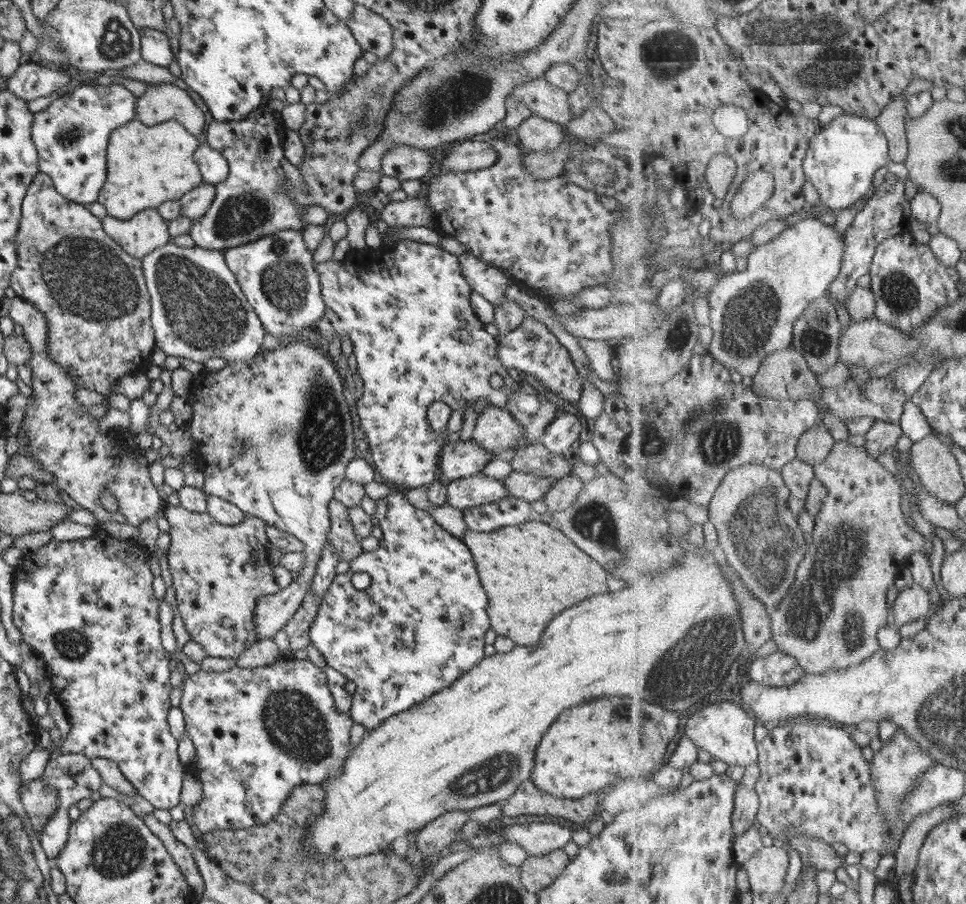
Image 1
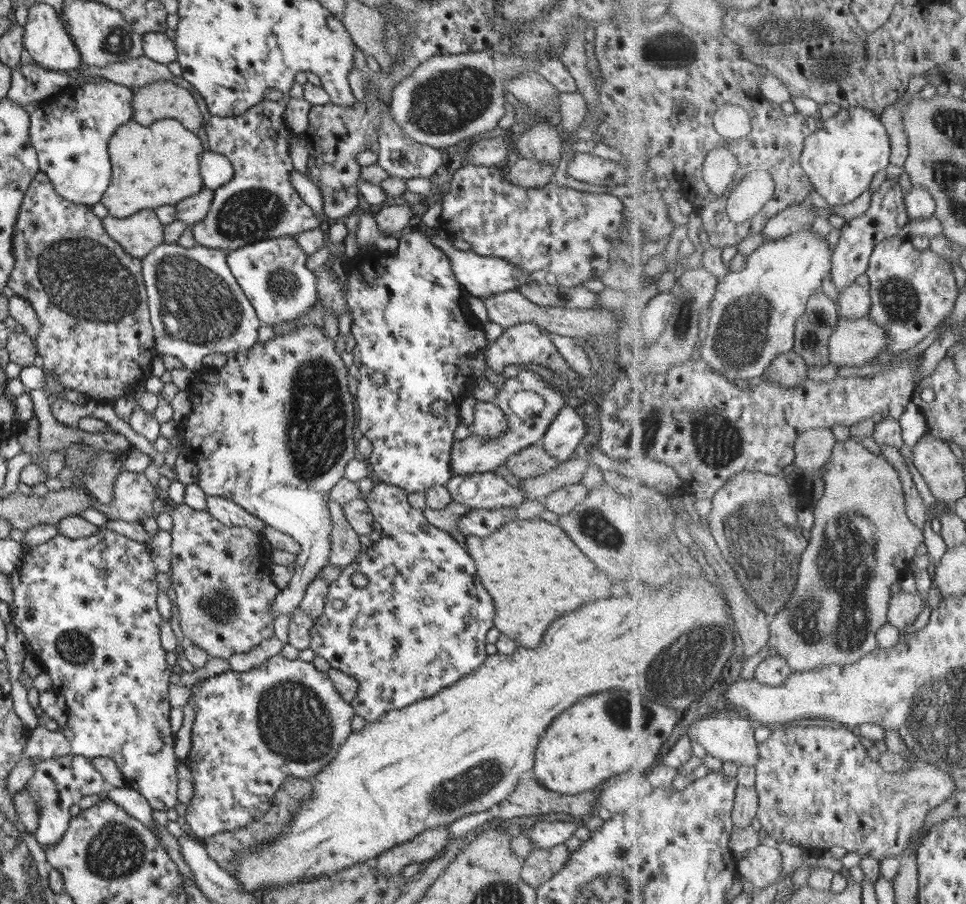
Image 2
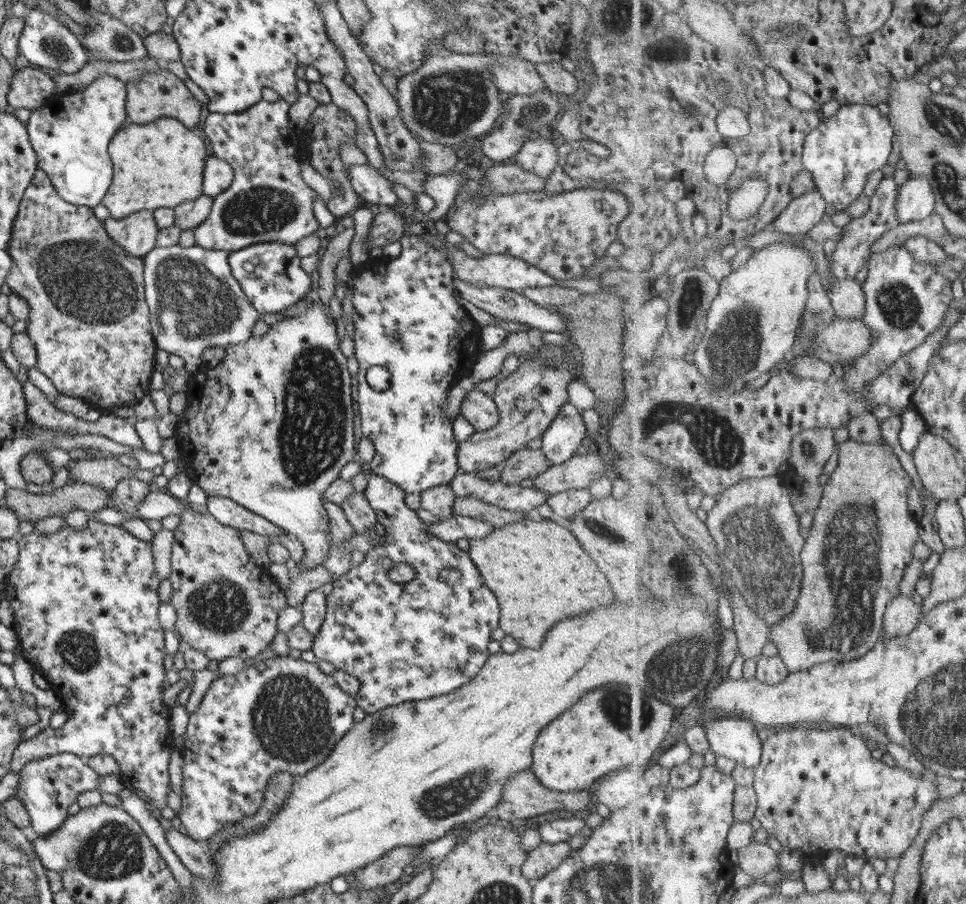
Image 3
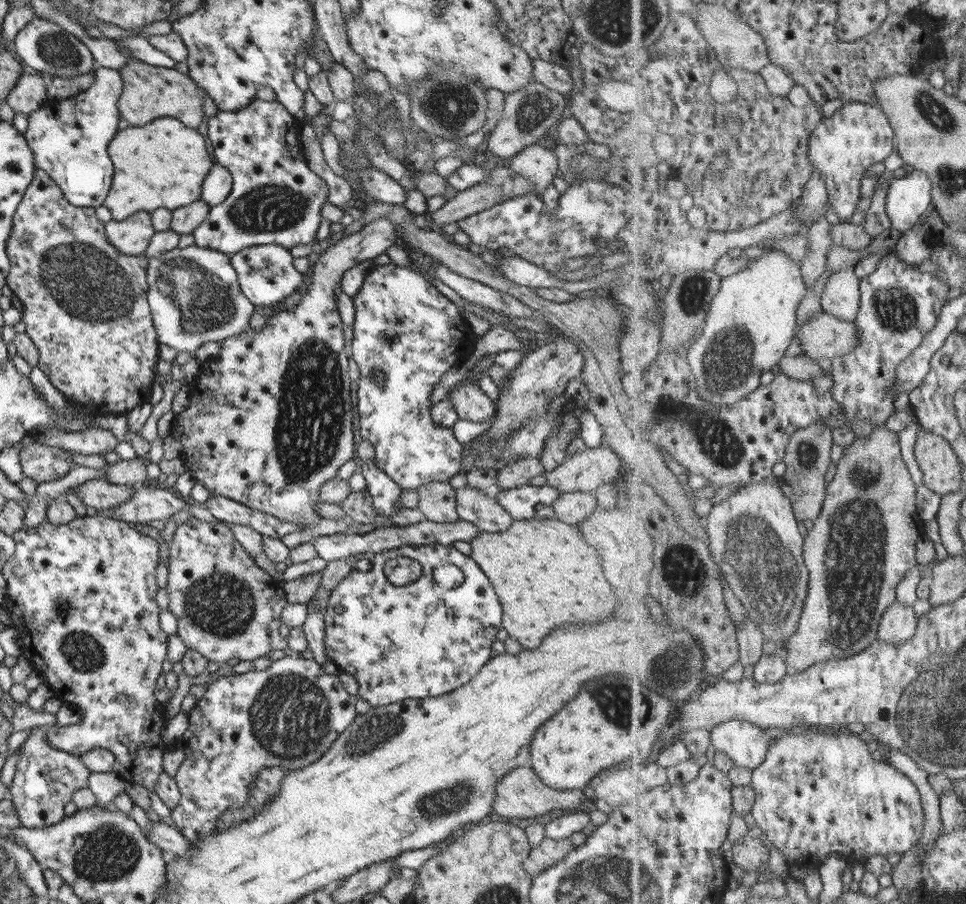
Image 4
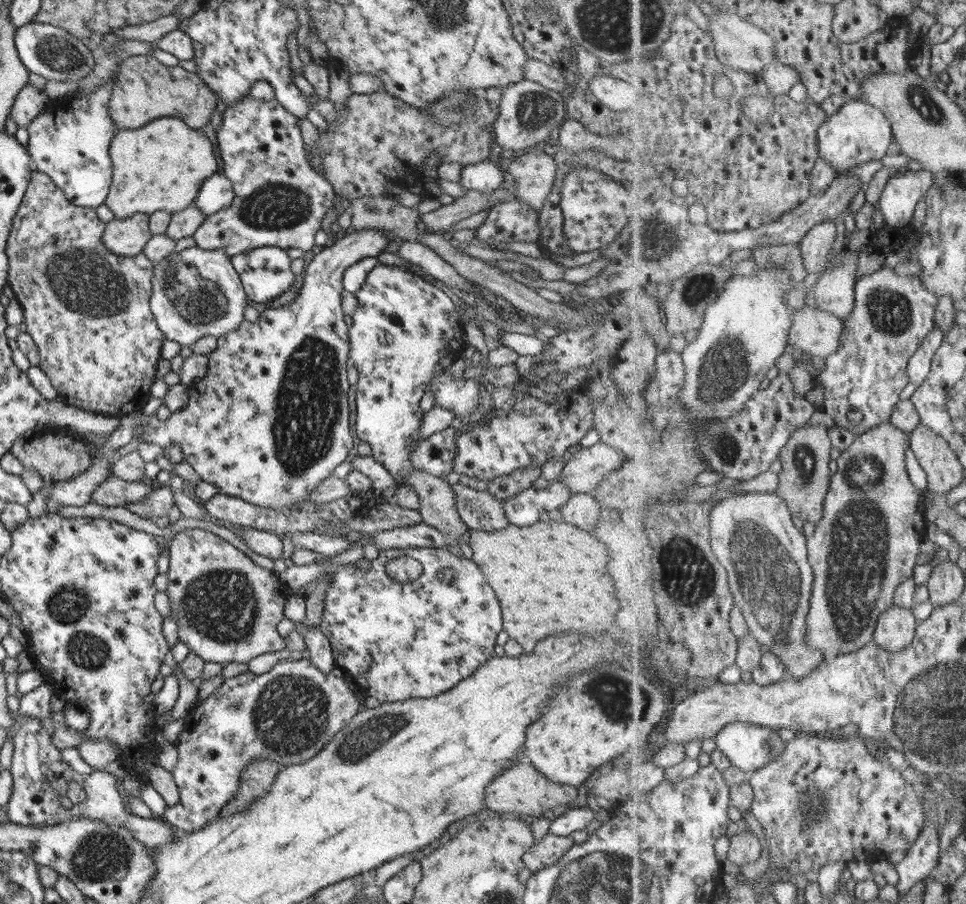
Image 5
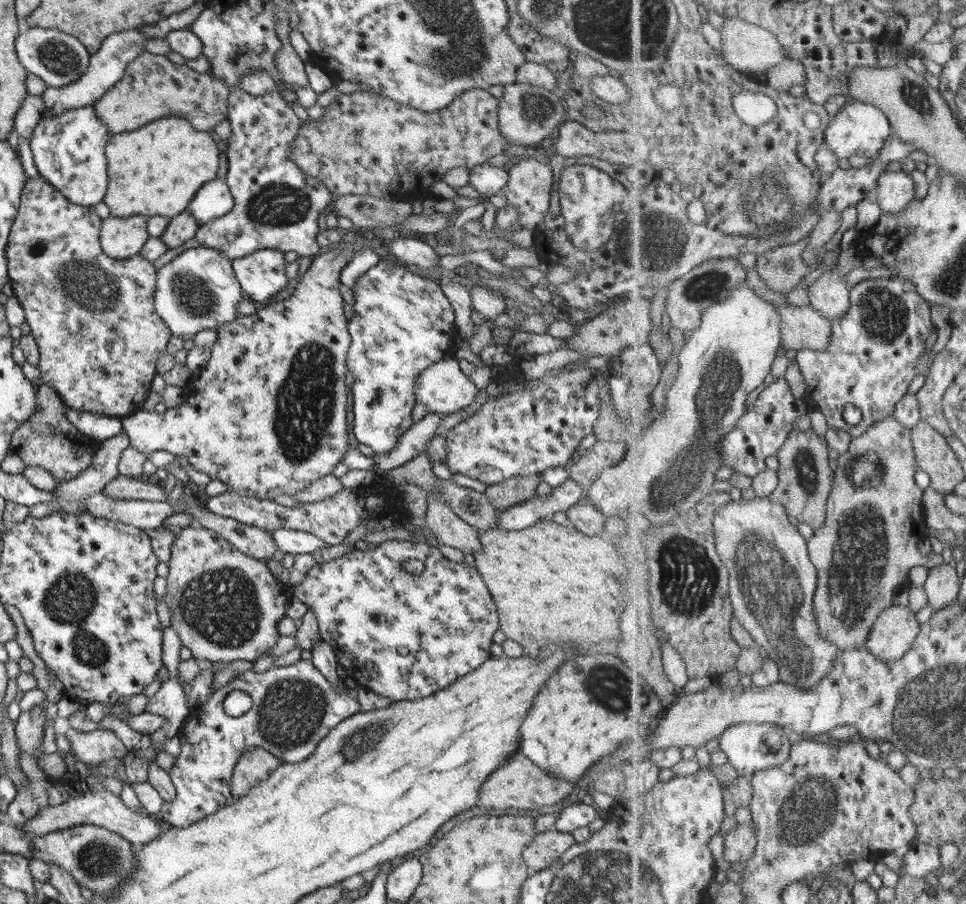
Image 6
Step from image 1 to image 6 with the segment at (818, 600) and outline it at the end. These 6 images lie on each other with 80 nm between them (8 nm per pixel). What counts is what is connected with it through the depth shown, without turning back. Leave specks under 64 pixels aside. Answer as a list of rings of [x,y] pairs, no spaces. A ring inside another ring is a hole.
[[[894,416],[875,423],[873,427],[869,428],[865,434],[861,434],[861,436],[851,437],[849,450],[845,454],[836,454],[836,462],[833,488],[831,488],[829,498],[827,498],[825,524],[821,528],[813,531],[813,536],[807,542],[807,554],[809,554],[809,560],[817,568],[817,590],[814,604],[816,611],[815,617],[819,620],[819,634],[825,640],[834,642],[844,652],[865,647],[871,629],[874,627],[879,615],[887,608],[893,607],[895,604],[895,596],[899,596],[899,592],[903,592],[903,588],[909,586],[911,570],[917,566],[921,566],[926,560],[925,556],[921,554],[921,550],[919,550],[919,544],[927,538],[929,526],[927,524],[927,512],[924,511],[924,489],[919,488],[919,484],[915,484],[915,472],[917,472],[915,468],[919,468],[919,466],[914,449],[914,440],[912,439],[912,429],[903,426]]]

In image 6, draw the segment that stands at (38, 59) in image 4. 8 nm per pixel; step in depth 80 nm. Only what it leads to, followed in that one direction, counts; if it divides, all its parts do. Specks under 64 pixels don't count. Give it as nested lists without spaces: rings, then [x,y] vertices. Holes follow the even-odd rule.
[[[29,27],[17,33],[14,40],[16,57],[30,76],[37,76],[46,87],[63,87],[77,81],[88,68],[89,54],[85,47],[71,34],[56,28]]]

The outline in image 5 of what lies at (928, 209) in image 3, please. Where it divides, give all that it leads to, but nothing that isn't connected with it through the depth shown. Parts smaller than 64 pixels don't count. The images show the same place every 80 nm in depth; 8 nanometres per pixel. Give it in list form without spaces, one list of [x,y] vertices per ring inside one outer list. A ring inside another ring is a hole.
[[[930,170],[897,173],[887,180],[880,197],[880,209],[891,225],[909,224],[921,200],[926,199],[928,190],[935,184]]]

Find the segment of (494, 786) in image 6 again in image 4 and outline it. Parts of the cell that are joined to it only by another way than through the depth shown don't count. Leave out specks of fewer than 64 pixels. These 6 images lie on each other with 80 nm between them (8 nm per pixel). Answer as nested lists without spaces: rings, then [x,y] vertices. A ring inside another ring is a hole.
[[[519,767],[510,770],[505,776],[501,777],[494,789],[492,812],[505,820],[527,819],[531,821],[533,817],[543,816],[543,814],[547,814],[549,810],[555,810],[555,808],[573,808],[573,810],[576,810],[590,805],[589,802],[585,806],[581,804],[583,792],[579,789],[555,789],[545,786],[531,767]]]

